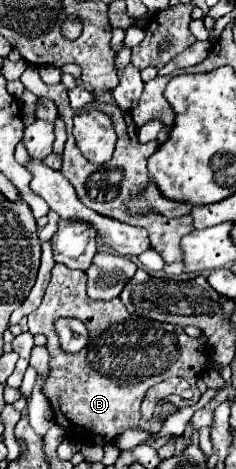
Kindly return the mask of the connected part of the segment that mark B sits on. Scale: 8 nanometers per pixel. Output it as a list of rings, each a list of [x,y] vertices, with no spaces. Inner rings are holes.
[[[55,265],[41,307],[27,317],[29,331],[43,333],[49,339],[47,349],[51,353],[51,375],[43,387],[43,395],[55,413],[55,421],[65,429],[67,439],[81,445],[97,443],[105,447],[107,443],[115,443],[125,429],[159,433],[161,423],[151,423],[141,417],[141,401],[147,389],[161,383],[161,377],[169,379],[175,375],[195,385],[199,369],[205,369],[209,361],[207,339],[191,339],[185,335],[181,325],[137,319],[123,309],[121,299],[89,299],[85,285],[87,277],[83,271]],[[63,311],[67,311],[67,317],[83,321],[89,331],[87,345],[73,355],[61,351],[53,327],[53,321],[63,317]]]

